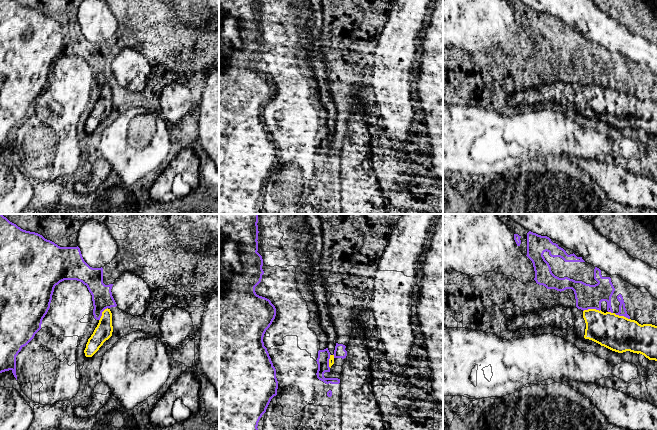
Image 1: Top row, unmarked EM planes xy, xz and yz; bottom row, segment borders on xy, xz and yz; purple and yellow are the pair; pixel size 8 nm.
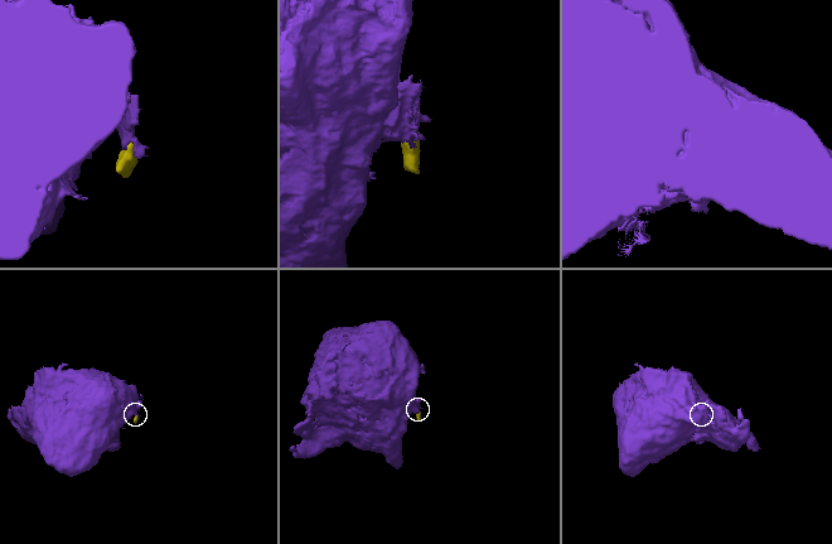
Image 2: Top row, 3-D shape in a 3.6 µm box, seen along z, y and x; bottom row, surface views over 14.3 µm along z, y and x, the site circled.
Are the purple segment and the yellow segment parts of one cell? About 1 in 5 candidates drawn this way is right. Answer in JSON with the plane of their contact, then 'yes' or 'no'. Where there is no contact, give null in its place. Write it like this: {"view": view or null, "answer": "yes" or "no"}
{"view": "yz", "answer": "no"}

